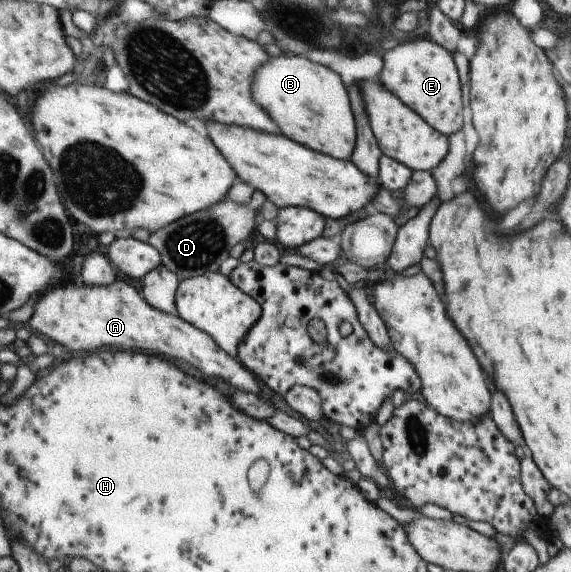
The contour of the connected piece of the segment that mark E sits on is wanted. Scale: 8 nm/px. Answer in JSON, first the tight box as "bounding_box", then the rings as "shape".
{"bounding_box":[377,37,461,136],"shape":[[[422,37],[399,42],[399,46],[389,49],[383,54],[383,70],[377,76],[379,84],[387,88],[397,100],[401,100],[407,108],[410,108],[417,116],[420,116],[427,124],[431,125],[439,134],[449,136],[455,130],[461,129],[461,91],[453,58],[445,52],[445,48],[439,48],[436,42]]]}

